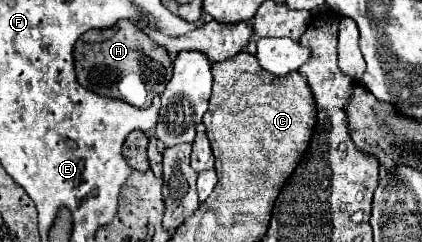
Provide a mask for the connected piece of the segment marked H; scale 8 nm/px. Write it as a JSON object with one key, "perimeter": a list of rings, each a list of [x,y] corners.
{"perimeter":[[[120,19],[116,25],[108,29],[92,29],[86,31],[74,47],[74,65],[76,75],[82,87],[104,95],[118,99],[118,81],[128,73],[138,73],[142,81],[146,83],[148,93],[160,95],[166,87],[166,83],[172,77],[172,61],[164,47],[158,47],[150,37],[140,33],[140,29],[128,21]]]}

